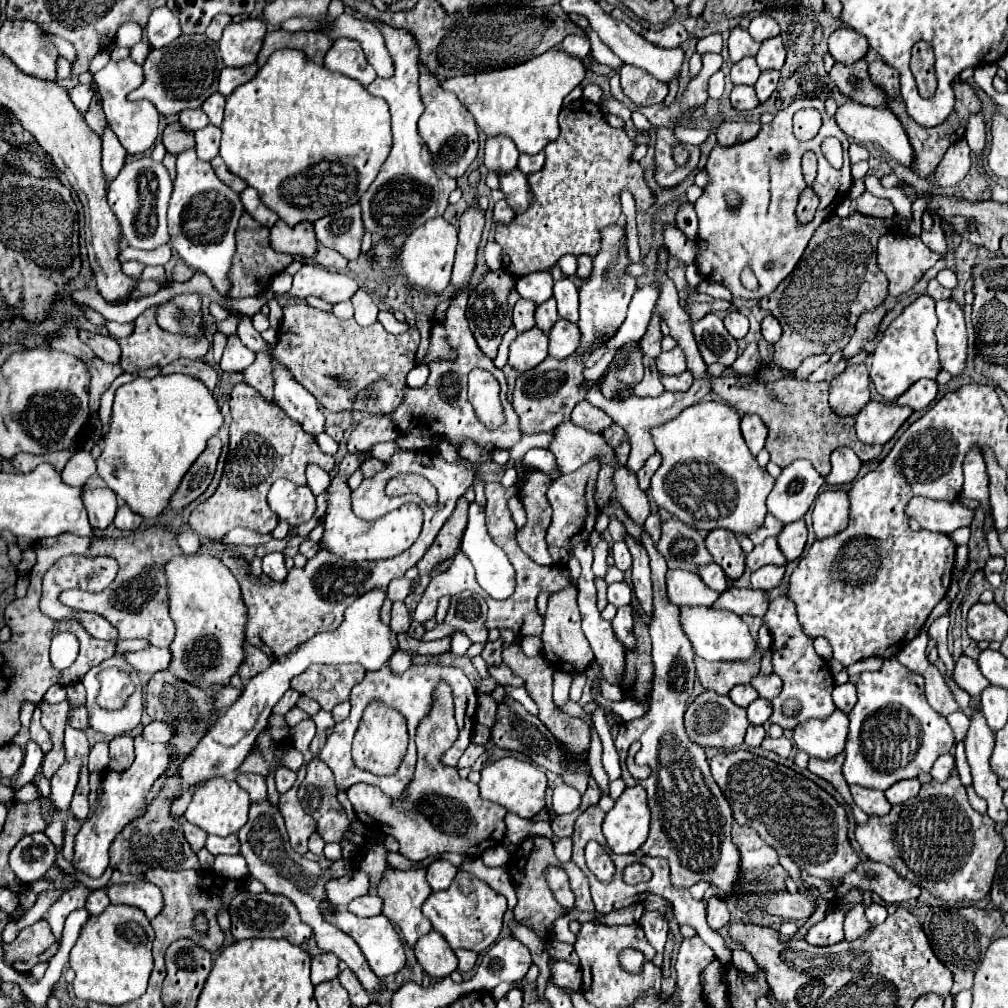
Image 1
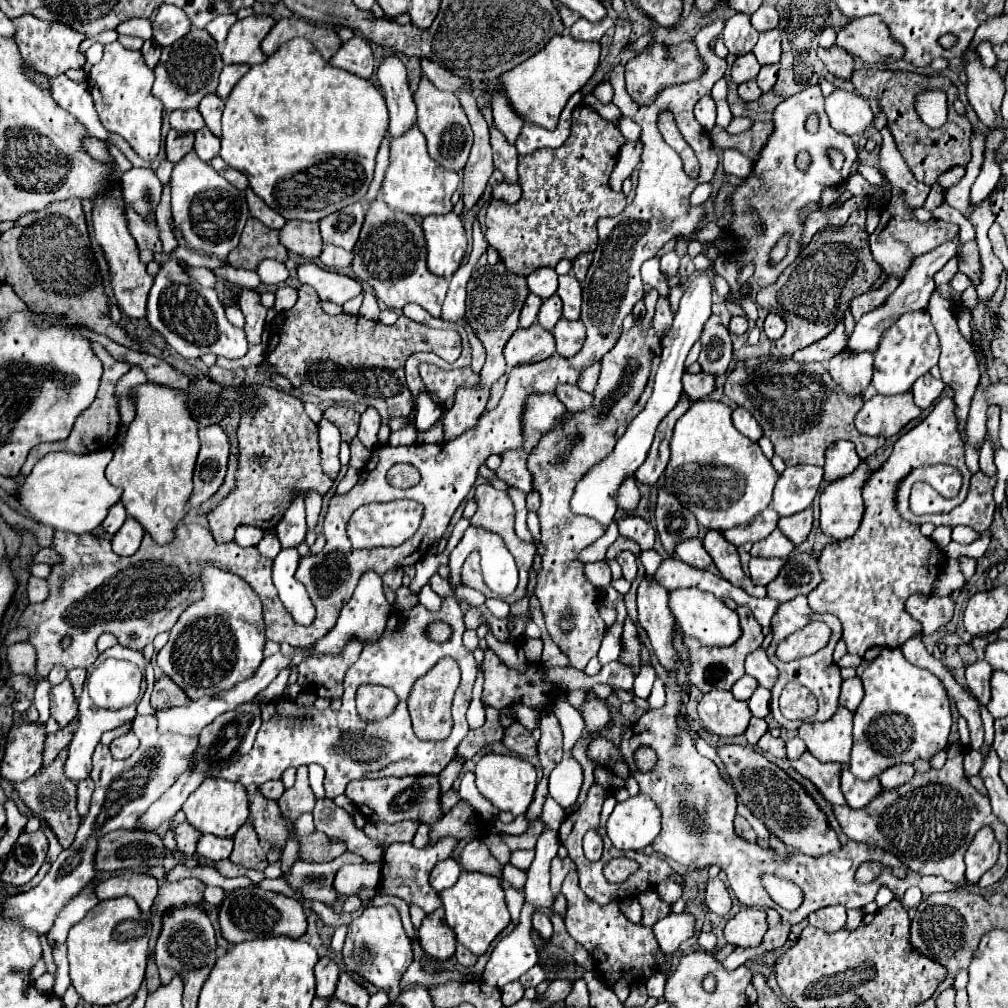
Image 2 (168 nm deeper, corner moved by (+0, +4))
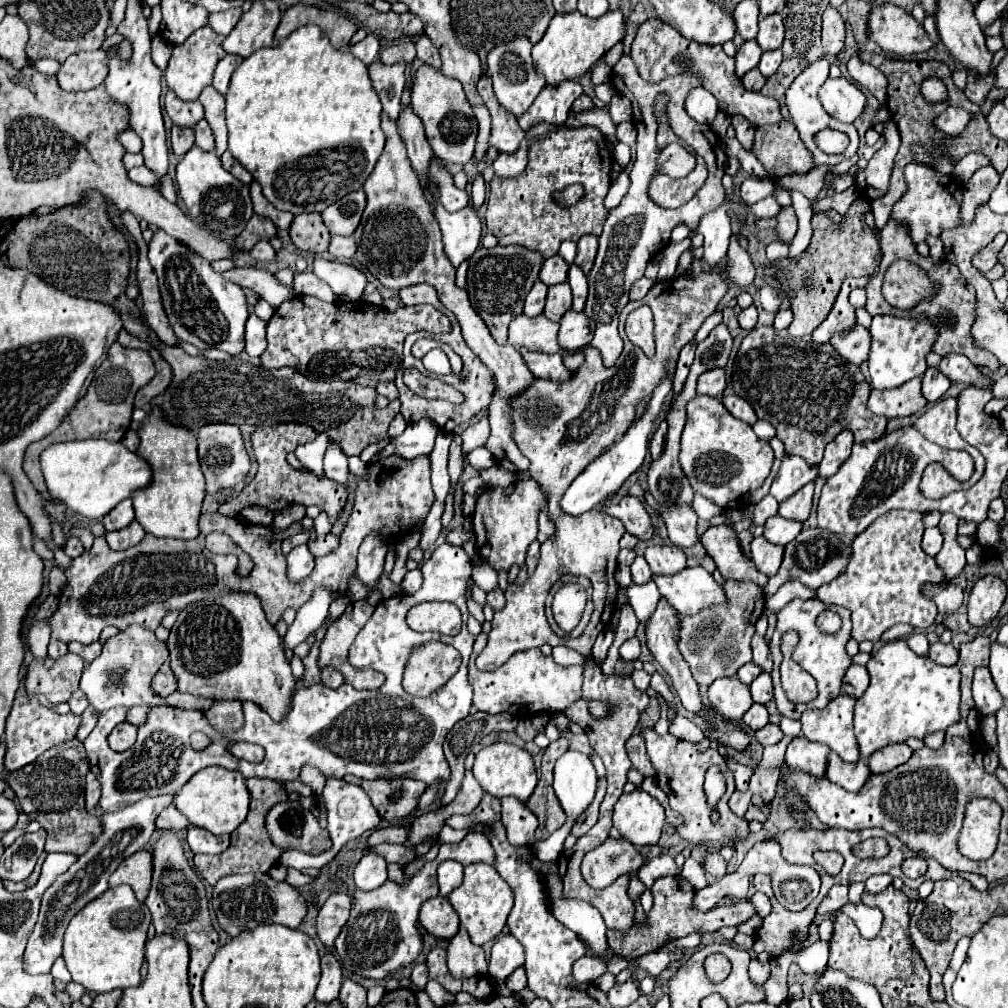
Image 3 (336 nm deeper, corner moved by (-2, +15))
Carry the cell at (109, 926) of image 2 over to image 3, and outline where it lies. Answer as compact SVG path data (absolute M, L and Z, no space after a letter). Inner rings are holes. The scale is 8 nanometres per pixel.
M130 886L108 888L102 896L86 904L70 920L64 934L62 956L72 974L72 982L82 984L88 992L94 994L106 994L116 988L126 990L138 986L150 924L150 910L144 902L136 900Z

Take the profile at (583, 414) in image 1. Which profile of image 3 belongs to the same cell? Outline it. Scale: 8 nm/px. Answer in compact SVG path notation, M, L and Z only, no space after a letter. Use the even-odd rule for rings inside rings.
M520 348L530 372L536 378L552 380L552 382L566 382L572 380L572 372L564 366L560 354L542 354L542 352L530 352L526 348Z

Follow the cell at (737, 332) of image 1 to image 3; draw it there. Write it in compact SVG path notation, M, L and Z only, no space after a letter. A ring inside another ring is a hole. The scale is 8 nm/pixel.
M752 304L752 306L744 308L744 310L738 314L738 322L740 322L742 328L750 330L750 328L754 328L754 324L756 324L756 316L758 316L758 312L756 312L756 306Z

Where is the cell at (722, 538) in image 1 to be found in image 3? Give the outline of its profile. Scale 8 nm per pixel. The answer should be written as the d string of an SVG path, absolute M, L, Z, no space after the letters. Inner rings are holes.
M710 526L700 538L704 550L712 556L718 570L726 580L740 580L740 582L754 582L764 586L768 576L760 574L750 558L746 558L740 550L736 530L732 526Z

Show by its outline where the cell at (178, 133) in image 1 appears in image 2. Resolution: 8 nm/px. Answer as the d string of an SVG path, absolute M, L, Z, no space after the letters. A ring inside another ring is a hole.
M170 131L166 137L166 153L170 163L178 163L186 153L190 153L194 147L194 133L180 133Z

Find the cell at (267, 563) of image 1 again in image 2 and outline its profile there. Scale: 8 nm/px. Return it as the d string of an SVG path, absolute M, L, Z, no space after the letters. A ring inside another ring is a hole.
M296 549L280 551L274 559L274 585L278 589L280 601L292 615L298 625L308 625L314 621L316 611L306 593L306 587L296 579L296 569L300 563L300 555Z

